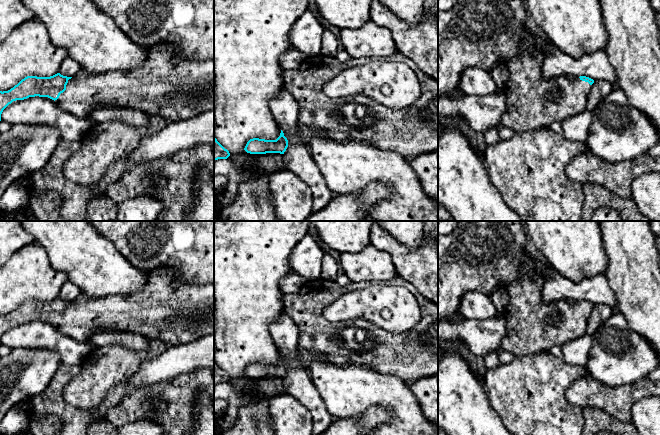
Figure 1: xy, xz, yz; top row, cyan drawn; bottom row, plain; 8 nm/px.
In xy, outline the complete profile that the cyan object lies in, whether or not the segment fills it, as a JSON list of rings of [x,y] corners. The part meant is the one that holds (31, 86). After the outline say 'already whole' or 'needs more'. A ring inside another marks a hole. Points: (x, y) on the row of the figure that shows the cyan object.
[[[168,43],[154,45],[147,52],[147,60],[128,71],[92,74],[81,70],[73,77],[60,73],[50,77],[27,76],[10,90],[0,91],[0,121],[3,110],[13,101],[35,96],[48,97],[63,110],[81,118],[89,118],[98,106],[137,109],[170,122],[214,110],[214,59],[176,61],[178,52]]]; needs more

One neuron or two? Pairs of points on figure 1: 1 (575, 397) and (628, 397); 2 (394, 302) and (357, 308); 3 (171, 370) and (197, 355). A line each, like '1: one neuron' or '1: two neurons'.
1: one neuron
2: one neuron
3: one neuron

